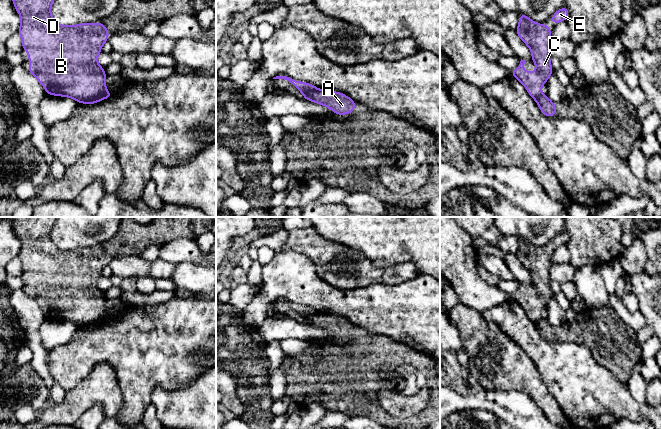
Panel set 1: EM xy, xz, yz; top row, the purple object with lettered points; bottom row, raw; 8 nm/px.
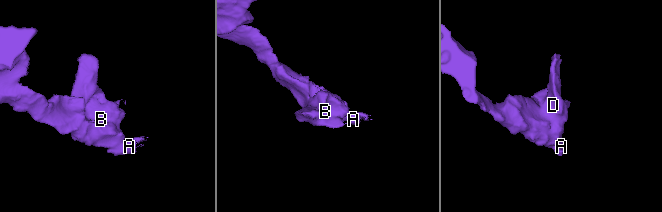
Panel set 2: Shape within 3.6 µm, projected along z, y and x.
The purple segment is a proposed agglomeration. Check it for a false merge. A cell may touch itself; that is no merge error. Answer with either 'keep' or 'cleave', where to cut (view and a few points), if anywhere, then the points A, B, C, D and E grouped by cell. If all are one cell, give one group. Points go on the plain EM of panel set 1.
cleave | xy (105, 313), (87, 326) | A / B C D E

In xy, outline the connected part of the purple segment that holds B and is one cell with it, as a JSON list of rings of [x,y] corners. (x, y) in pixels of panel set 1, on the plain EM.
[[[7,217],[21,240],[18,254],[23,274],[29,277],[29,294],[45,311],[47,319],[75,323],[78,328],[88,327],[106,314],[104,292],[97,287],[109,256],[102,247],[82,247],[62,250],[52,241],[50,234],[57,217]]]

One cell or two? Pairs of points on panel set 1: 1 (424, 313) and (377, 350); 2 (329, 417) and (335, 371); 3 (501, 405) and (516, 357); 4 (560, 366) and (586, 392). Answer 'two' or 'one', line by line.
1: two
2: two
3: two
4: one

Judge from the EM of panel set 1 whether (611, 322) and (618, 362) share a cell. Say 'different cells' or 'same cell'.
same cell

